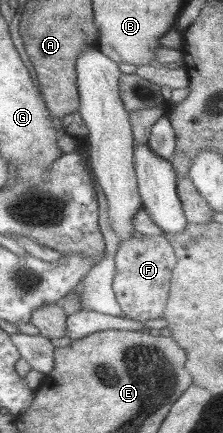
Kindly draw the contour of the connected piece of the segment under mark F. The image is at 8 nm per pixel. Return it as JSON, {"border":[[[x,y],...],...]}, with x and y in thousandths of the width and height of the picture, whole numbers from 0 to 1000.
{"border":[[[605,543],[529,561],[507,591],[502,670],[547,721],[587,739],[646,746],[731,734],[767,628],[794,596],[740,543]]]}

